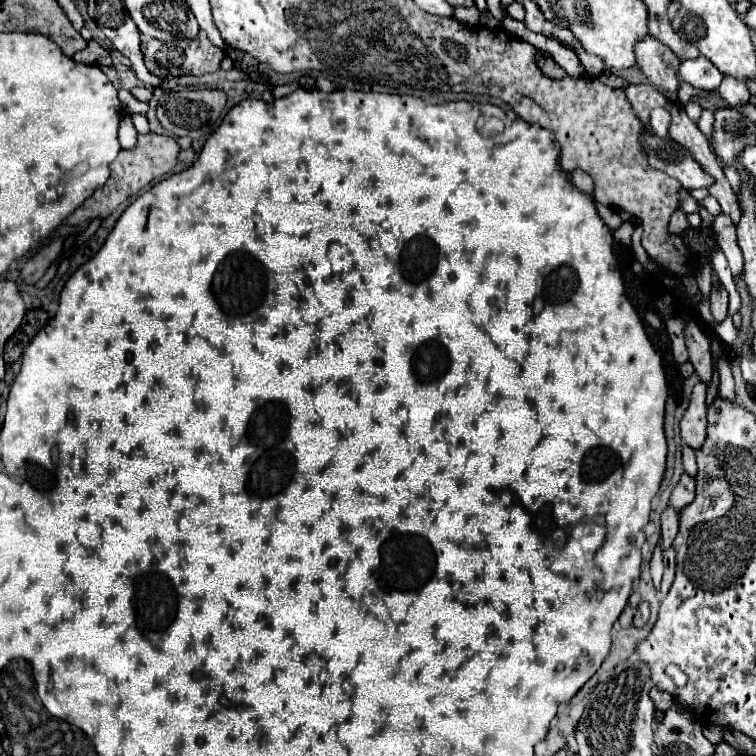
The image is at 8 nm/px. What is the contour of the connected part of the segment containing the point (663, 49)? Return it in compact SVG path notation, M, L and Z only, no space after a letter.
M648 35L636 43L636 59L638 67L654 87L664 93L676 93L680 89L680 81L676 77L680 59L676 59L668 45Z

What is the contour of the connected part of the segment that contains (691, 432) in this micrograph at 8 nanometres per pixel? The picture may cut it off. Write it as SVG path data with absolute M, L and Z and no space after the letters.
M702 381L694 385L690 405L680 421L680 435L692 449L700 449L706 439L706 385Z

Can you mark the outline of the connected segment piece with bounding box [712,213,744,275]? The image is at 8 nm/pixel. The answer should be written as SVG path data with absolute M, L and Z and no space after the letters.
M720 213L714 217L712 229L714 229L714 237L716 237L718 247L724 251L724 255L730 263L732 273L740 275L744 269L744 259L742 259L742 251L740 251L738 241L736 241L736 227L734 227L732 219L728 219L728 215Z

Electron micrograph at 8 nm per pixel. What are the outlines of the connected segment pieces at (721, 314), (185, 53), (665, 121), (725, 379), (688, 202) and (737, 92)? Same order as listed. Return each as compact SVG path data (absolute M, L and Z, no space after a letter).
M712 285L712 295L710 295L710 309L716 321L724 321L728 315L728 291L724 285Z
M144 39L142 53L148 71L158 77L214 73L220 69L220 61L224 57L224 51L208 43L208 39L180 39L172 45Z
M661 107L653 109L650 113L650 125L658 137L666 137L670 127L670 114Z
M720 359L718 363L718 371L720 371L720 391L718 395L726 397L726 399L734 399L734 379L732 379L732 373L728 369L728 365L724 363L724 359Z
M682 188L680 190L679 208L686 214L699 212L698 202L689 194L689 191Z
M724 77L720 87L718 87L720 97L730 105L730 107L738 107L738 105L746 105L750 99L748 87L744 81L734 79L734 77Z

